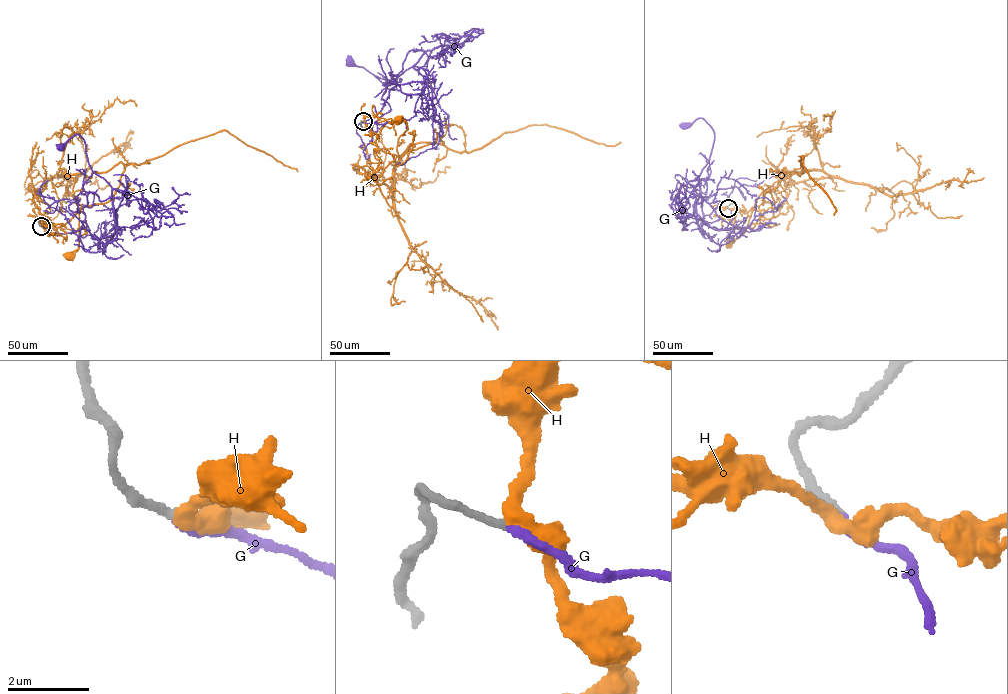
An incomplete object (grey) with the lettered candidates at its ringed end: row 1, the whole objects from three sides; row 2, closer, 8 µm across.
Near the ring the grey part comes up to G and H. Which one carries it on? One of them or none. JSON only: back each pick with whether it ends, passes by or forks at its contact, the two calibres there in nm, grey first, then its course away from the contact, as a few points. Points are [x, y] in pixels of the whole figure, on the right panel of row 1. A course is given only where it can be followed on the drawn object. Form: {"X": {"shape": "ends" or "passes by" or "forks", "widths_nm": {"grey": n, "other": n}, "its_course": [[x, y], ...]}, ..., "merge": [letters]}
{"G": {"shape": "ends", "widths_nm": {"grey": 200, "other": 240}, "its_course": [[728, 208], [737, 228], [711, 227], [697, 213], [699, 177], [708, 161], [714, 132], [703, 118], [683, 125]]}, "merge": ["G"]}

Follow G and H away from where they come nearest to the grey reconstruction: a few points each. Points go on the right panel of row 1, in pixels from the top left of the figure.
G: (728, 208), (737, 228), (711, 227), (697, 213), (699, 177), (708, 161), (714, 132), (703, 118), (683, 125)
H: (728, 208), (756, 209), (769, 219), (779, 212), (787, 184), (830, 176), (811, 170), (776, 181), (728, 244)

